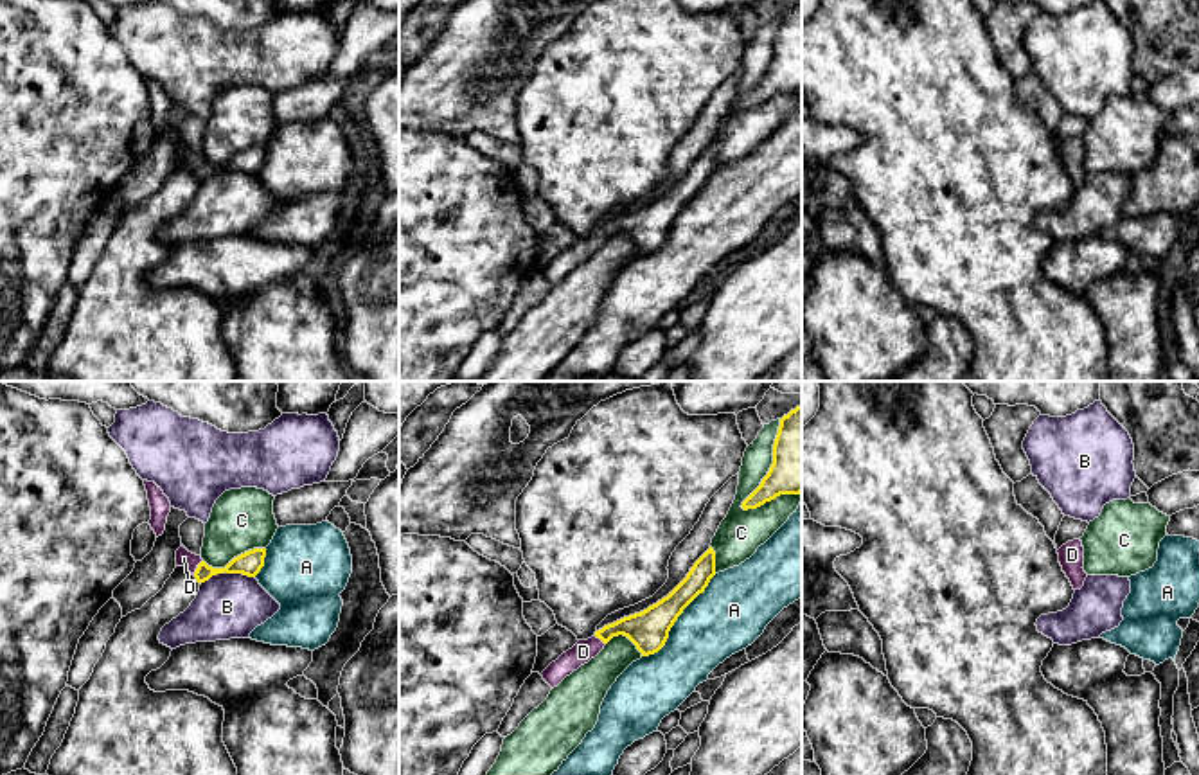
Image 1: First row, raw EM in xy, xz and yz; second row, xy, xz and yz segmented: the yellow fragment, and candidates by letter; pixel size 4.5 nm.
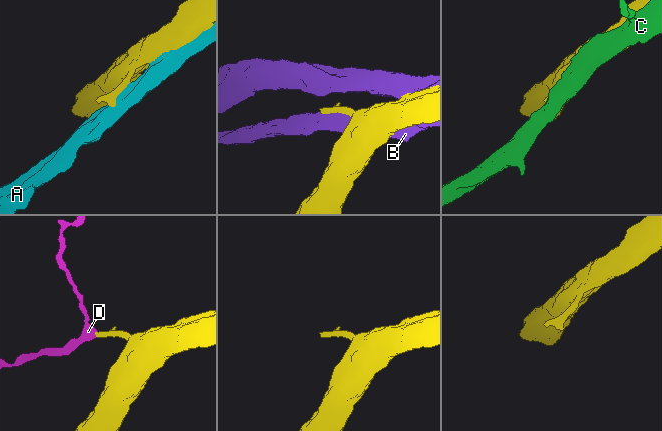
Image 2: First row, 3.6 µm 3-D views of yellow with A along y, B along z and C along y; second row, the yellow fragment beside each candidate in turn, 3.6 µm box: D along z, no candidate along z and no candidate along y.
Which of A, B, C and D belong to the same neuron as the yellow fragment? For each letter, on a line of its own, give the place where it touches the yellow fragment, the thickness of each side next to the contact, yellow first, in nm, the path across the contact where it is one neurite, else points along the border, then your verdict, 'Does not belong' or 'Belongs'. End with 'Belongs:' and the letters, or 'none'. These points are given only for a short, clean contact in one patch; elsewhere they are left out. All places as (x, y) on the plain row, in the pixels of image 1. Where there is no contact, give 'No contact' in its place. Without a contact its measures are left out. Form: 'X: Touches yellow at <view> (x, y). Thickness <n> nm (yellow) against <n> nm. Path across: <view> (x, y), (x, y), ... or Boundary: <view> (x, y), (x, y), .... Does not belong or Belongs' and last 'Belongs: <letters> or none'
A: Touches yellow at xz (676, 216). Thickness 180 nm (yellow) against 320 nm. Does not belong
B: Touches yellow at xy (227, 169). Thickness 110 nm (yellow) against 280 nm. Does not belong
C: Touches yellow at xz (772, 63). Thickness 260 nm (yellow) against 140 nm. Does not belong
D: Touches yellow at xy (198, 164). Thickness 110 nm (yellow) against 80 nm. Path across: xy (248, 160), (223, 168), (198, 164), (184, 155). Belongs
Belongs: D

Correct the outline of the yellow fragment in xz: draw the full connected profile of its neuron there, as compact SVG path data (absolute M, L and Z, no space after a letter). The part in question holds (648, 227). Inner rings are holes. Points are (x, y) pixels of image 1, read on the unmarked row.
M710 144L667 194L640 210L604 223L588 237L579 237L541 270L543 277L552 286L557 284L566 273L595 255L604 243L618 232L627 234L642 254L658 250L665 243L669 228L678 214L699 191L705 189L714 173L715 149Z

